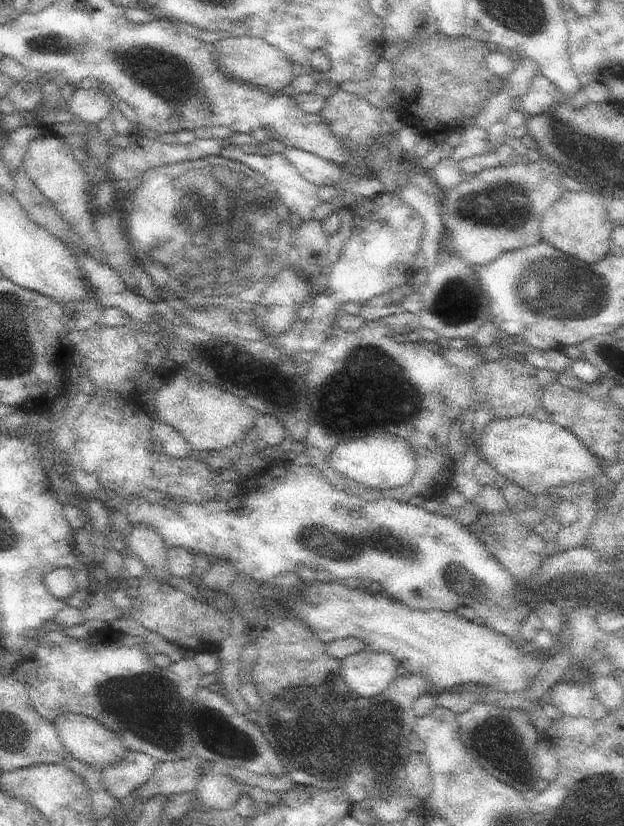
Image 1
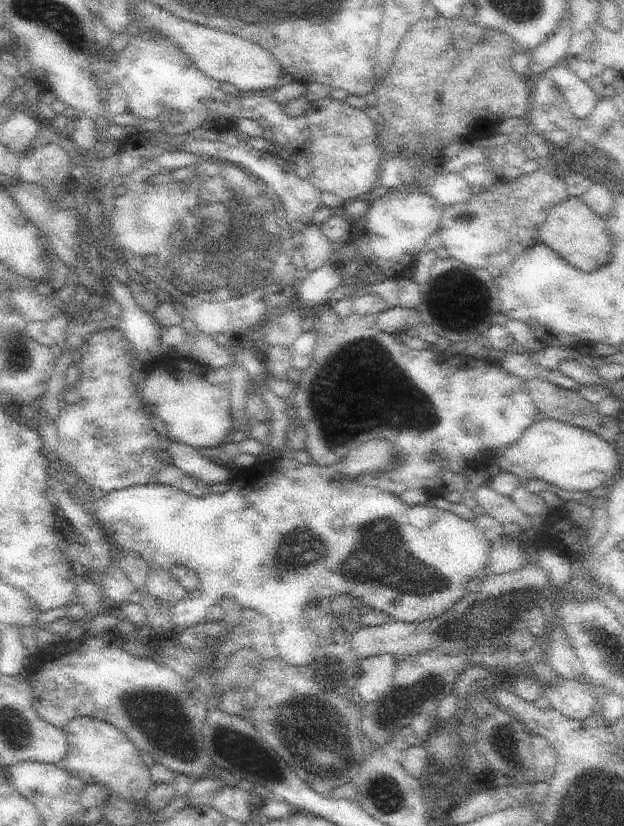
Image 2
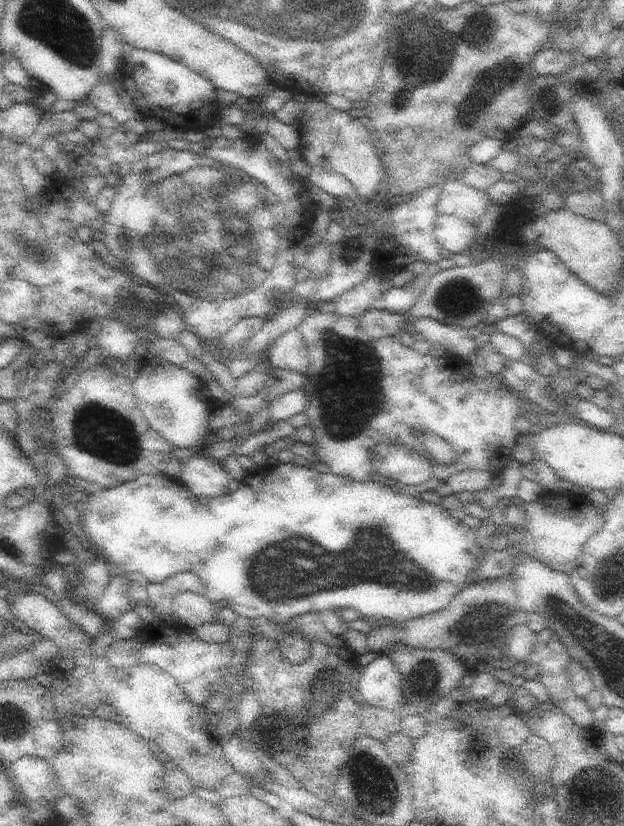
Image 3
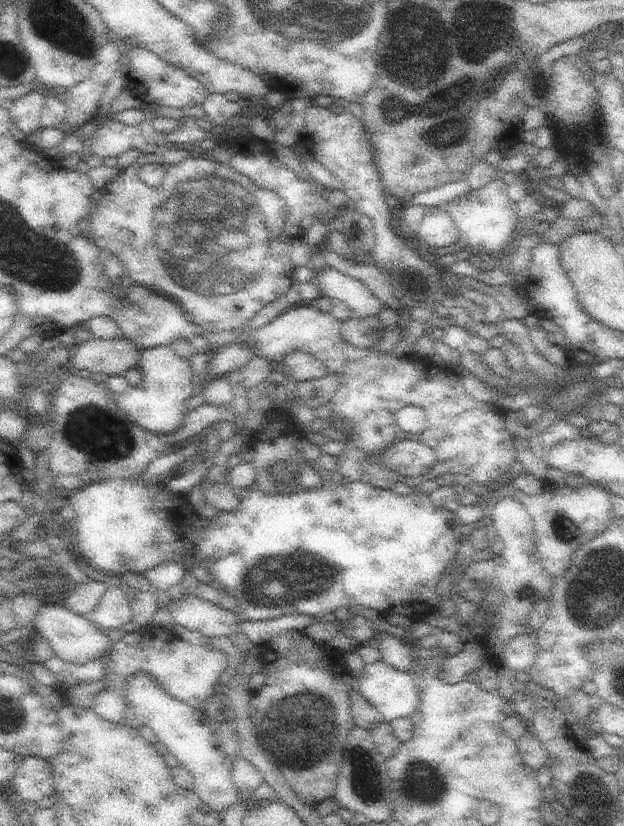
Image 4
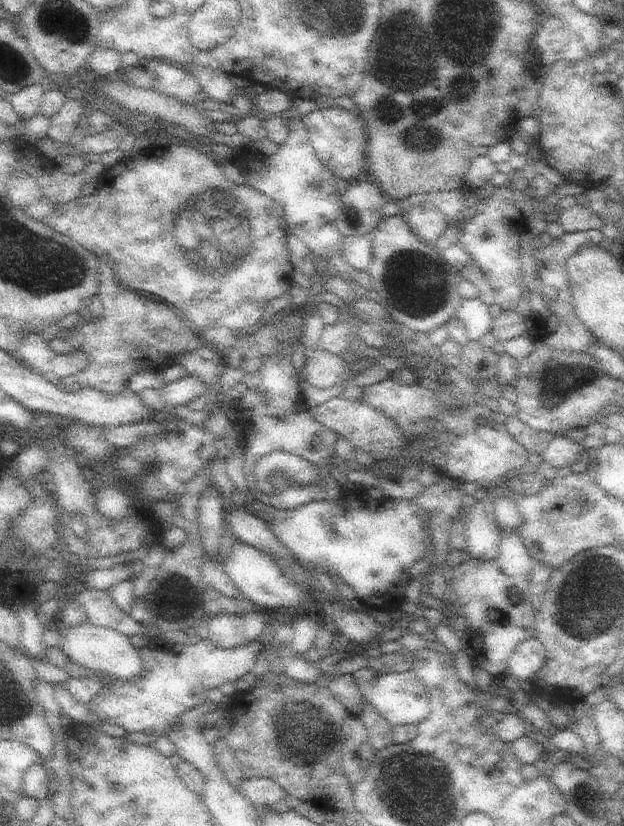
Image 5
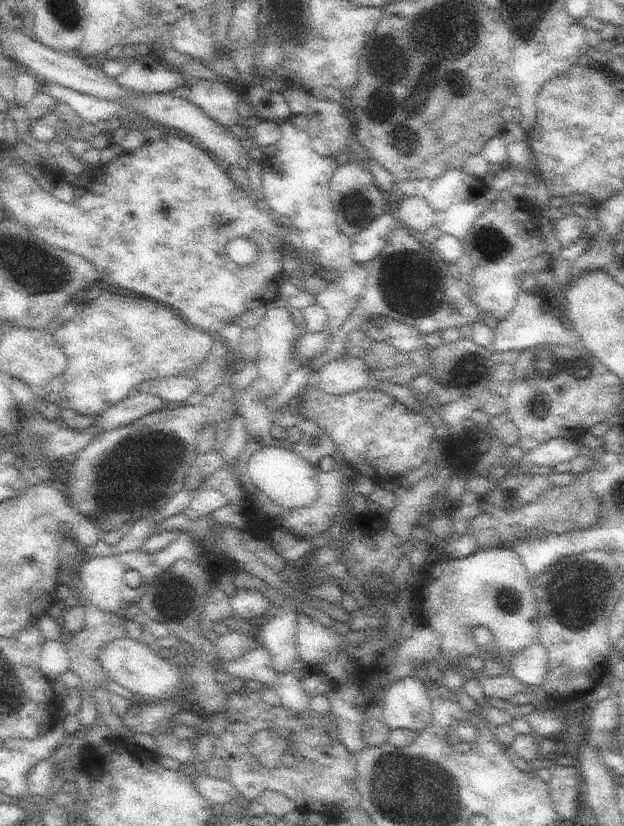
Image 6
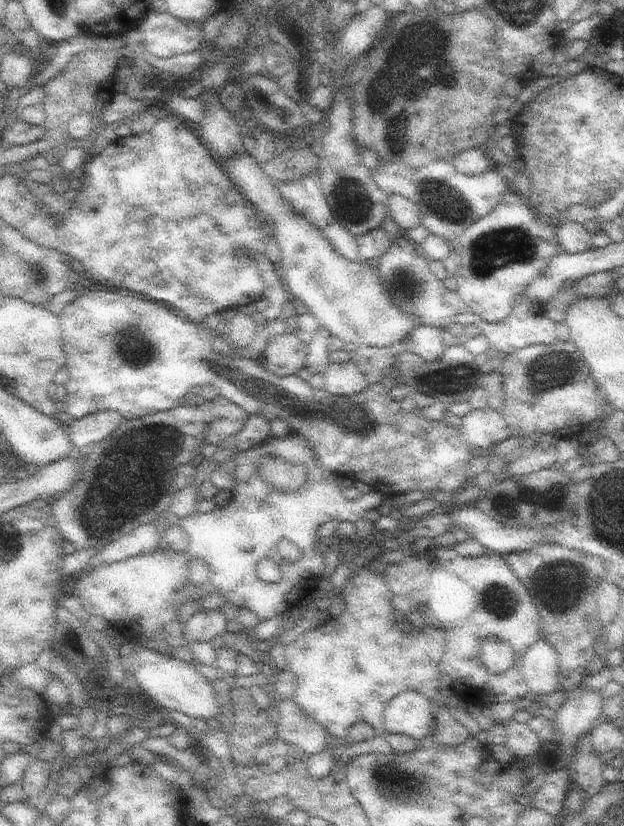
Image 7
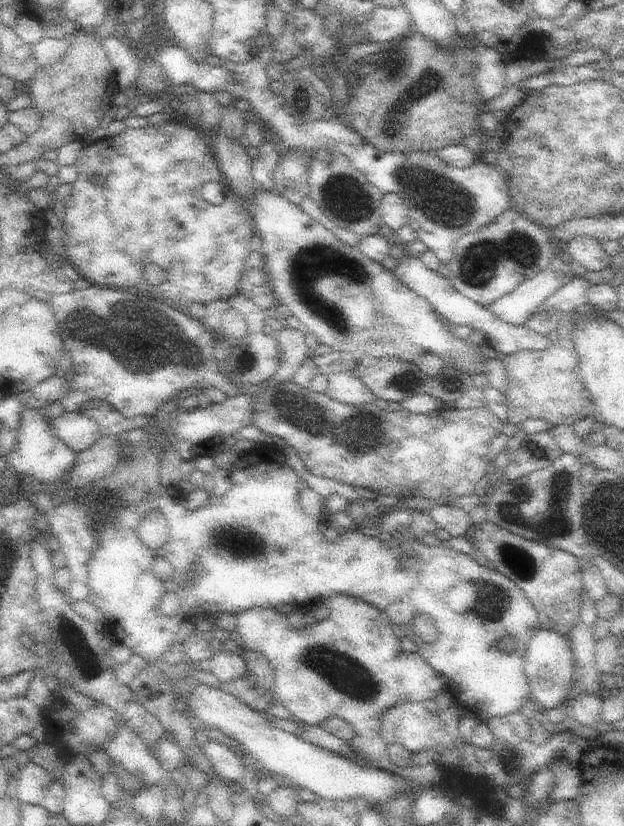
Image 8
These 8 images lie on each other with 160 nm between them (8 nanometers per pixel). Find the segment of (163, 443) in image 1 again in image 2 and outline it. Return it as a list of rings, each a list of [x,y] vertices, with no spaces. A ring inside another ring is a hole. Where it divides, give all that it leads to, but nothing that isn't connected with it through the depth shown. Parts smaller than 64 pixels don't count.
[[[171,441],[166,449],[170,452],[172,464],[187,475],[205,480],[210,486],[216,482],[230,482],[232,471],[224,464],[219,465],[204,458],[196,447],[178,441]]]

